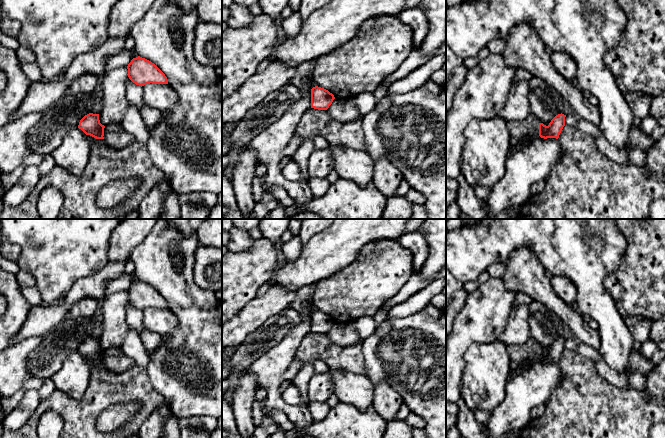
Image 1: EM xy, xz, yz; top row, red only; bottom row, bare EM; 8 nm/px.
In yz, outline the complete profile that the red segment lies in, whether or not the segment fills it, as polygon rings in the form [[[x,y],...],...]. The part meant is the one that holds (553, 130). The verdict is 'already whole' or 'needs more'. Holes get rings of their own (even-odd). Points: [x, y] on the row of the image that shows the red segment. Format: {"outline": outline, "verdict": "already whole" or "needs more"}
{"outline": [[[564,114],[556,115],[548,126],[544,125],[543,123],[539,123],[539,136],[541,138],[559,138],[559,135],[565,126],[565,117]]], "verdict": "already whole"}

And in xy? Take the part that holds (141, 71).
{"outline": [[[140,56],[133,58],[127,66],[129,79],[139,86],[146,84],[168,84],[165,74],[151,61]]], "verdict": "already whole"}

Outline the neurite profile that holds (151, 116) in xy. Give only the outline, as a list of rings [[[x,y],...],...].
[[[147,105],[143,106],[143,108],[140,110],[140,114],[143,121],[149,127],[157,125],[163,117],[162,112]]]

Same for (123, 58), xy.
[[[123,50],[120,53],[111,56],[106,64],[105,73],[122,66],[128,66],[133,58],[133,52],[130,50]]]

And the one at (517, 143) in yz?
[[[524,135],[520,138],[512,138],[511,148],[509,150],[509,153],[523,149],[525,146],[529,145],[532,138],[533,137],[529,135]]]

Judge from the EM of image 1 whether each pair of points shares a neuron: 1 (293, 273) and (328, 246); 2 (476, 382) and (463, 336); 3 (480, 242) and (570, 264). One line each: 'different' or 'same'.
1: same
2: different
3: same

